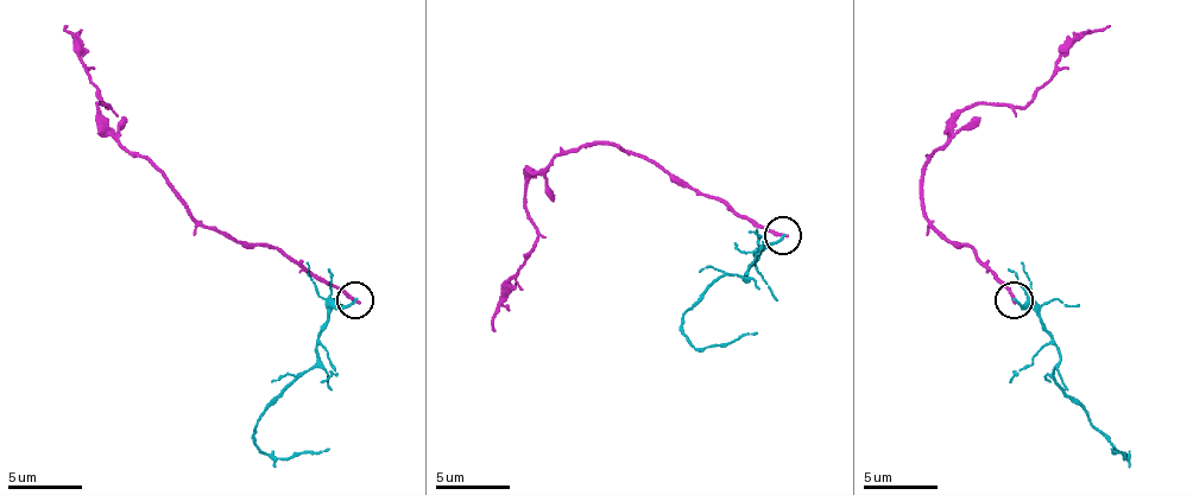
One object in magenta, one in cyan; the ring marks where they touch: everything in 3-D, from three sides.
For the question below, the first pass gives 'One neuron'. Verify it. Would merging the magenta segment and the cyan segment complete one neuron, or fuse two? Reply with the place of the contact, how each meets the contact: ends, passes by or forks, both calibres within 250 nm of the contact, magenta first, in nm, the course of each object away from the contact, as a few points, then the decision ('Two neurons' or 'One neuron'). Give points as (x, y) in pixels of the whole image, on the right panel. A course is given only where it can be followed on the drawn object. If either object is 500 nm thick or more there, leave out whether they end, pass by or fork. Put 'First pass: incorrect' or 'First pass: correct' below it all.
Place: (1014, 300). At the ring magenta ends. At the ring cyan ends. Thickness 240 nm (magenta) against 170 nm. Course of magenta: (1012, 302), (972, 249), (932, 223), (923, 164), (965, 112), (1021, 105), (1051, 78), (1075, 42), (1110, 26). Course of cyan: (1012, 302), (1035, 312), (1058, 361), (1054, 379), (1094, 427), (1128, 457), (1110, 450). Two neurons
First pass: incorrect

